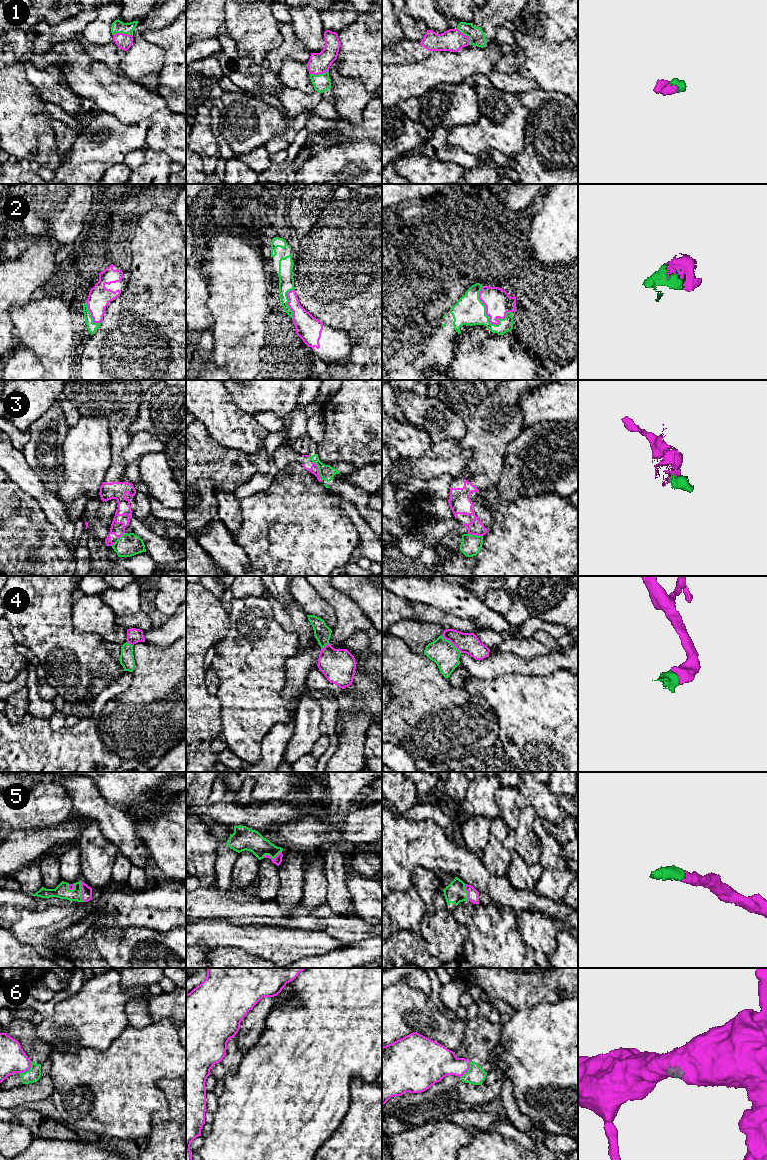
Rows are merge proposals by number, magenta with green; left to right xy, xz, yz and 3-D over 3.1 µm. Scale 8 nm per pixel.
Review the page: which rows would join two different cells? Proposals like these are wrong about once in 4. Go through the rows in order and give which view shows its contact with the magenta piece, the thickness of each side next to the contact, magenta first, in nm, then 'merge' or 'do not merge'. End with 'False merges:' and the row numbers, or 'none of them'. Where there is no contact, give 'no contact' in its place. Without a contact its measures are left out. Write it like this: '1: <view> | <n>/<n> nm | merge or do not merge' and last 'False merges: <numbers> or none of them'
1: xy | 130/100 nm | merge
2: yz | 200/240 nm | merge
3: xz | 70/120 nm | do not merge
4: yz | 170/200 nm | merge
5: xy | 80/110 nm | merge
6: xy | 220/110 nm | do not merge
False merges: 3, 6

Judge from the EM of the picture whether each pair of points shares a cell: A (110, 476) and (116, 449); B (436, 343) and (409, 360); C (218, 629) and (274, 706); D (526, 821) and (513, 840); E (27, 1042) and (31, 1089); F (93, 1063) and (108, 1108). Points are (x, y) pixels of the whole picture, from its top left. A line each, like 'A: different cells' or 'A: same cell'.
A: same cell
B: same cell
C: different cells
D: same cell
E: different cells
F: same cell

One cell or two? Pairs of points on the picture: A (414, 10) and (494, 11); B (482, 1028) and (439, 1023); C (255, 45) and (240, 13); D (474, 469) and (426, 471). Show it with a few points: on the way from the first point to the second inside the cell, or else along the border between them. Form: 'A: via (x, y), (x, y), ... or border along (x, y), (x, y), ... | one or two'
A: border along (474, 10), (470, 22), (460, 22), (457, 25) | two
B: border along (462, 1021), (464, 1035), (457, 1048) | two
C: via (255, 37), (255, 30), (246, 21) | one
D: border along (471, 449), (471, 457), (459, 474) | two

